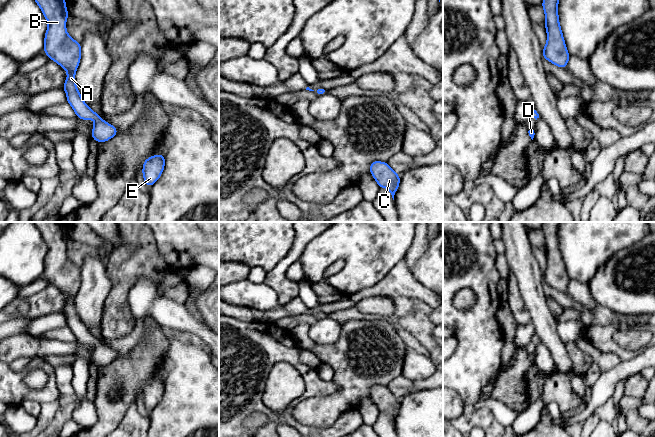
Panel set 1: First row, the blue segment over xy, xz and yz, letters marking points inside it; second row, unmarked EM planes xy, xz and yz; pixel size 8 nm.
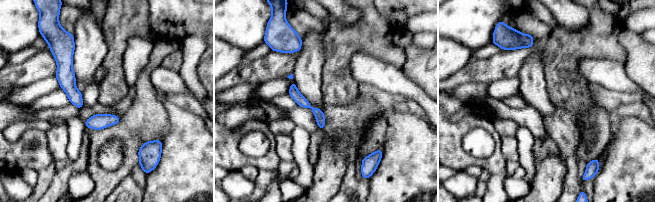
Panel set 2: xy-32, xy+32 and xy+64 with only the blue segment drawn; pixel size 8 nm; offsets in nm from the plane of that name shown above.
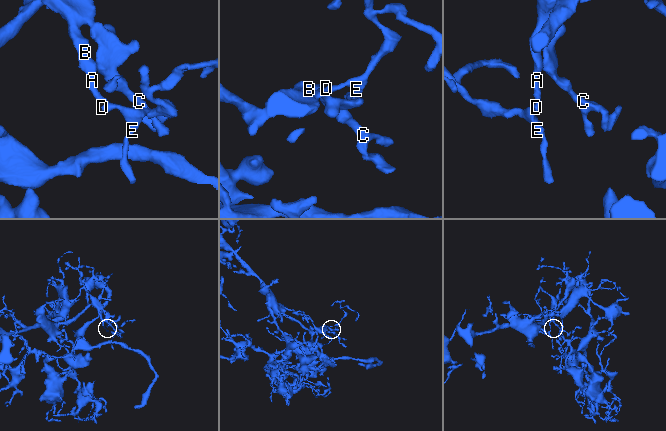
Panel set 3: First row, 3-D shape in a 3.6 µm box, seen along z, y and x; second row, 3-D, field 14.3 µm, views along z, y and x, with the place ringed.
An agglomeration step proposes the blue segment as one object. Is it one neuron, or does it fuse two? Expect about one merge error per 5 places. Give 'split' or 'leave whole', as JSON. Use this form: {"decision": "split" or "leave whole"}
{"decision": "leave whole"}

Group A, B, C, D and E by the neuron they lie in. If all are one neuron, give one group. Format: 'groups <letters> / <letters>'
groups A B C D E

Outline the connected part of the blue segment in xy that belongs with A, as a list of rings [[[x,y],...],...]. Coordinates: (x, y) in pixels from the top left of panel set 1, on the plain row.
[[[33,222],[39,229],[44,241],[48,245],[44,264],[44,277],[67,295],[67,304],[63,313],[67,319],[67,326],[72,330],[78,342],[93,343],[93,364],[105,366],[116,360],[117,352],[100,342],[83,325],[76,307],[75,297],[80,287],[81,269],[66,255],[68,235],[65,222]]]

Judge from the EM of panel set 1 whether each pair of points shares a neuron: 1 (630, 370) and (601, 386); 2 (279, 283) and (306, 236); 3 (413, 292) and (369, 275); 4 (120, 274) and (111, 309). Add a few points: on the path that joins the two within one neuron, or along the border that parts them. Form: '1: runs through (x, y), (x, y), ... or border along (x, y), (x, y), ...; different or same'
1: runs through (623, 370), (615, 374), (608, 381); same
2: runs through (279, 271), (297, 248); same
3: border along (397, 263), (375, 284), (360, 291); different
4: runs through (120, 283), (117, 300); same

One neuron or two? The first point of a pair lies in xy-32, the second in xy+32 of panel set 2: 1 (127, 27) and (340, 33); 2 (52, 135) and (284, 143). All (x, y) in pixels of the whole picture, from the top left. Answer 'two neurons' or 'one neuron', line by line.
1: one neuron
2: one neuron

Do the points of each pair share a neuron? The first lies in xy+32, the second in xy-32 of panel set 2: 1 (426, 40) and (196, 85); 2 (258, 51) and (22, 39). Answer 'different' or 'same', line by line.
1: same
2: different

